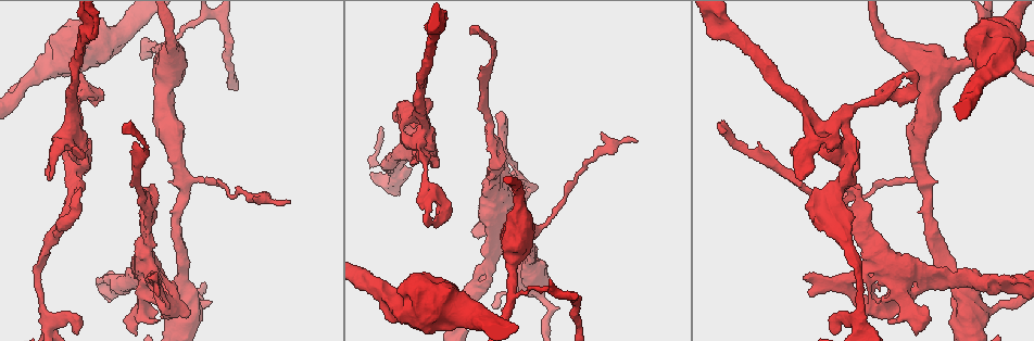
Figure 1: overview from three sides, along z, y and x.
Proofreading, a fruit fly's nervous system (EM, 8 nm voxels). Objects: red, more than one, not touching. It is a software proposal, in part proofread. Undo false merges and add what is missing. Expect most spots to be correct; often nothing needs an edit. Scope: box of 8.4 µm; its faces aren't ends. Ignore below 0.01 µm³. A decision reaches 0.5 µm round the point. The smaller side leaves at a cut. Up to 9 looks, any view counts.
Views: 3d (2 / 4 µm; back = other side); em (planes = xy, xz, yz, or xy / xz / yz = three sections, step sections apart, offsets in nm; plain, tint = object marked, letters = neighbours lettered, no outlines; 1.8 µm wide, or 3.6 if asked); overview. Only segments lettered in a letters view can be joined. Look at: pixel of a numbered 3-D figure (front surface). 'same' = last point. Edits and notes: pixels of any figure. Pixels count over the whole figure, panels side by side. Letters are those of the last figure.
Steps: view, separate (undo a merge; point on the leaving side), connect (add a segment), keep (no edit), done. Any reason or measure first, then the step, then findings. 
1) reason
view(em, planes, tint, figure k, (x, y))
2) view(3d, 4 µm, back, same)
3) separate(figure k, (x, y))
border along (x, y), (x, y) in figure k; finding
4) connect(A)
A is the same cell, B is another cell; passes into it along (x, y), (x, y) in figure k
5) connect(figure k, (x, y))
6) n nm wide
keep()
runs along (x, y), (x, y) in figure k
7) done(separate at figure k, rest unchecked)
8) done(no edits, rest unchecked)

calibre changes
view(em, 3.6 µm, yz, step 8, tint, figure 1, (996, 65))

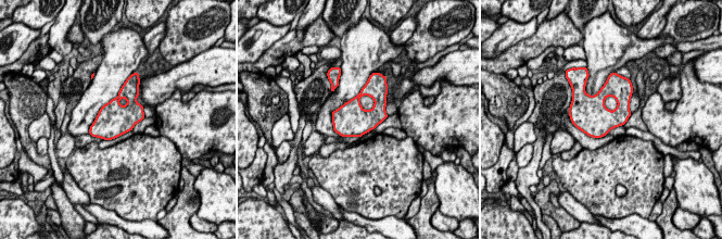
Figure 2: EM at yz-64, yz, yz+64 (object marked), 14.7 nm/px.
cut it another way
view(em, 3.6 µm, planes, letters, same)

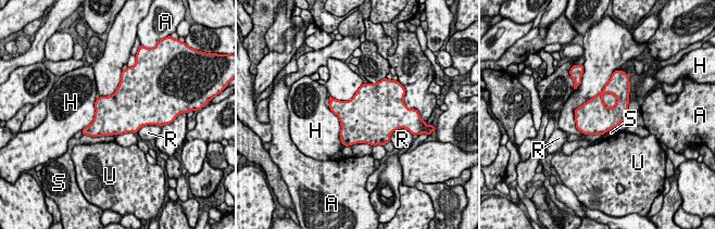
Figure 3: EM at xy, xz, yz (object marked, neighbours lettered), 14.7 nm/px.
keep()
A, H, R, S and U are other cells; border along (83, 134), (112, 136) in figure 3; continuous, no second neuron

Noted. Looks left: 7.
an open end
view(em, planes, letters, figure 1, (79, 76))

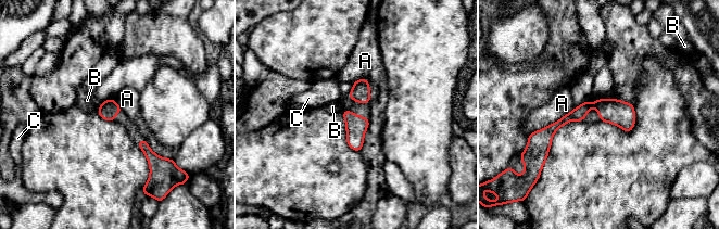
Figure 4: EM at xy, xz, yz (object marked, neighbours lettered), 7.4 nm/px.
140 nm wide; A touches over 400 nm
keep()
A, B and C are other cells; none of them fits

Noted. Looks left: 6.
view(3d, 2 µm, figure 1, (858, 325))

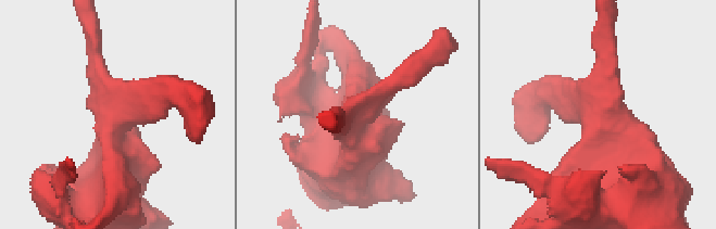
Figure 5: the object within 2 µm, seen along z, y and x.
view(em, yz, step 16, tint, figure 5, (602, 119))

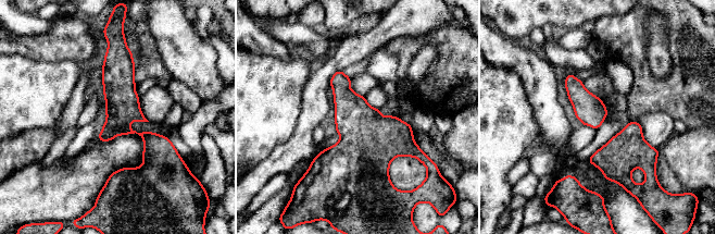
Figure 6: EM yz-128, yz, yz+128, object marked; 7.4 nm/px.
another direction
view(em, planes, letters, same)

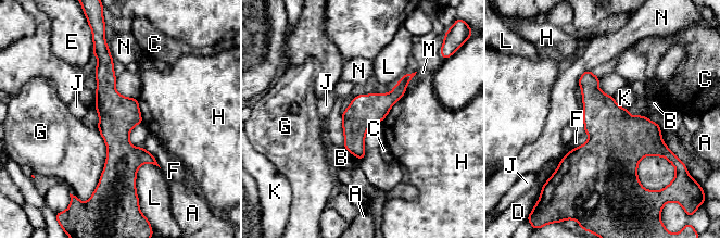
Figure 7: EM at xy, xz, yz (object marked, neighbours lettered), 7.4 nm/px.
240 nm wide
keep()
A, B, C, D, E, F, G, H, J, K, L, M and N are other cells; runs along (103, 54), (114, 183) in figure 7; one neuron here

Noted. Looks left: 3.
thick turns thin
view(3d, 2 µm, figure 1, (887, 310))

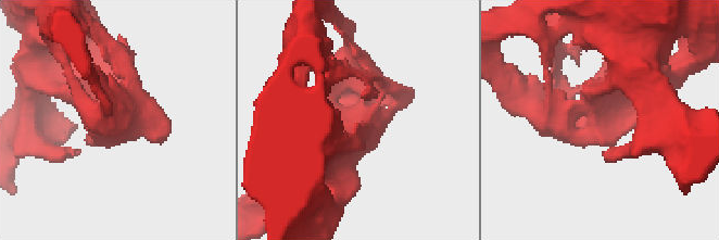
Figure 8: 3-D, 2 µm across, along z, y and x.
view(em, 3.6 µm, planes, letters, figure 8, (598, 115))

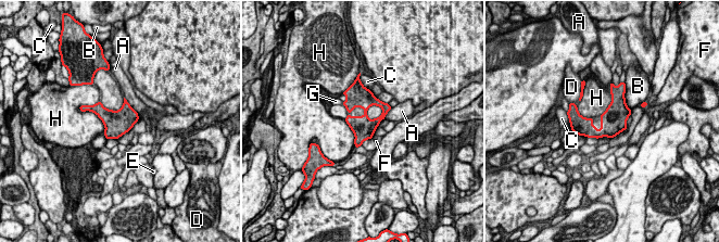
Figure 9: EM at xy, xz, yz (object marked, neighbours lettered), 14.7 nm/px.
keep()
A, B, C, D, E, F, G and H are other cells; border along (124, 98), (117, 110), (86, 104) in figure 9; one neuron here

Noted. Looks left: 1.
done(no edits, rest unchecked)

